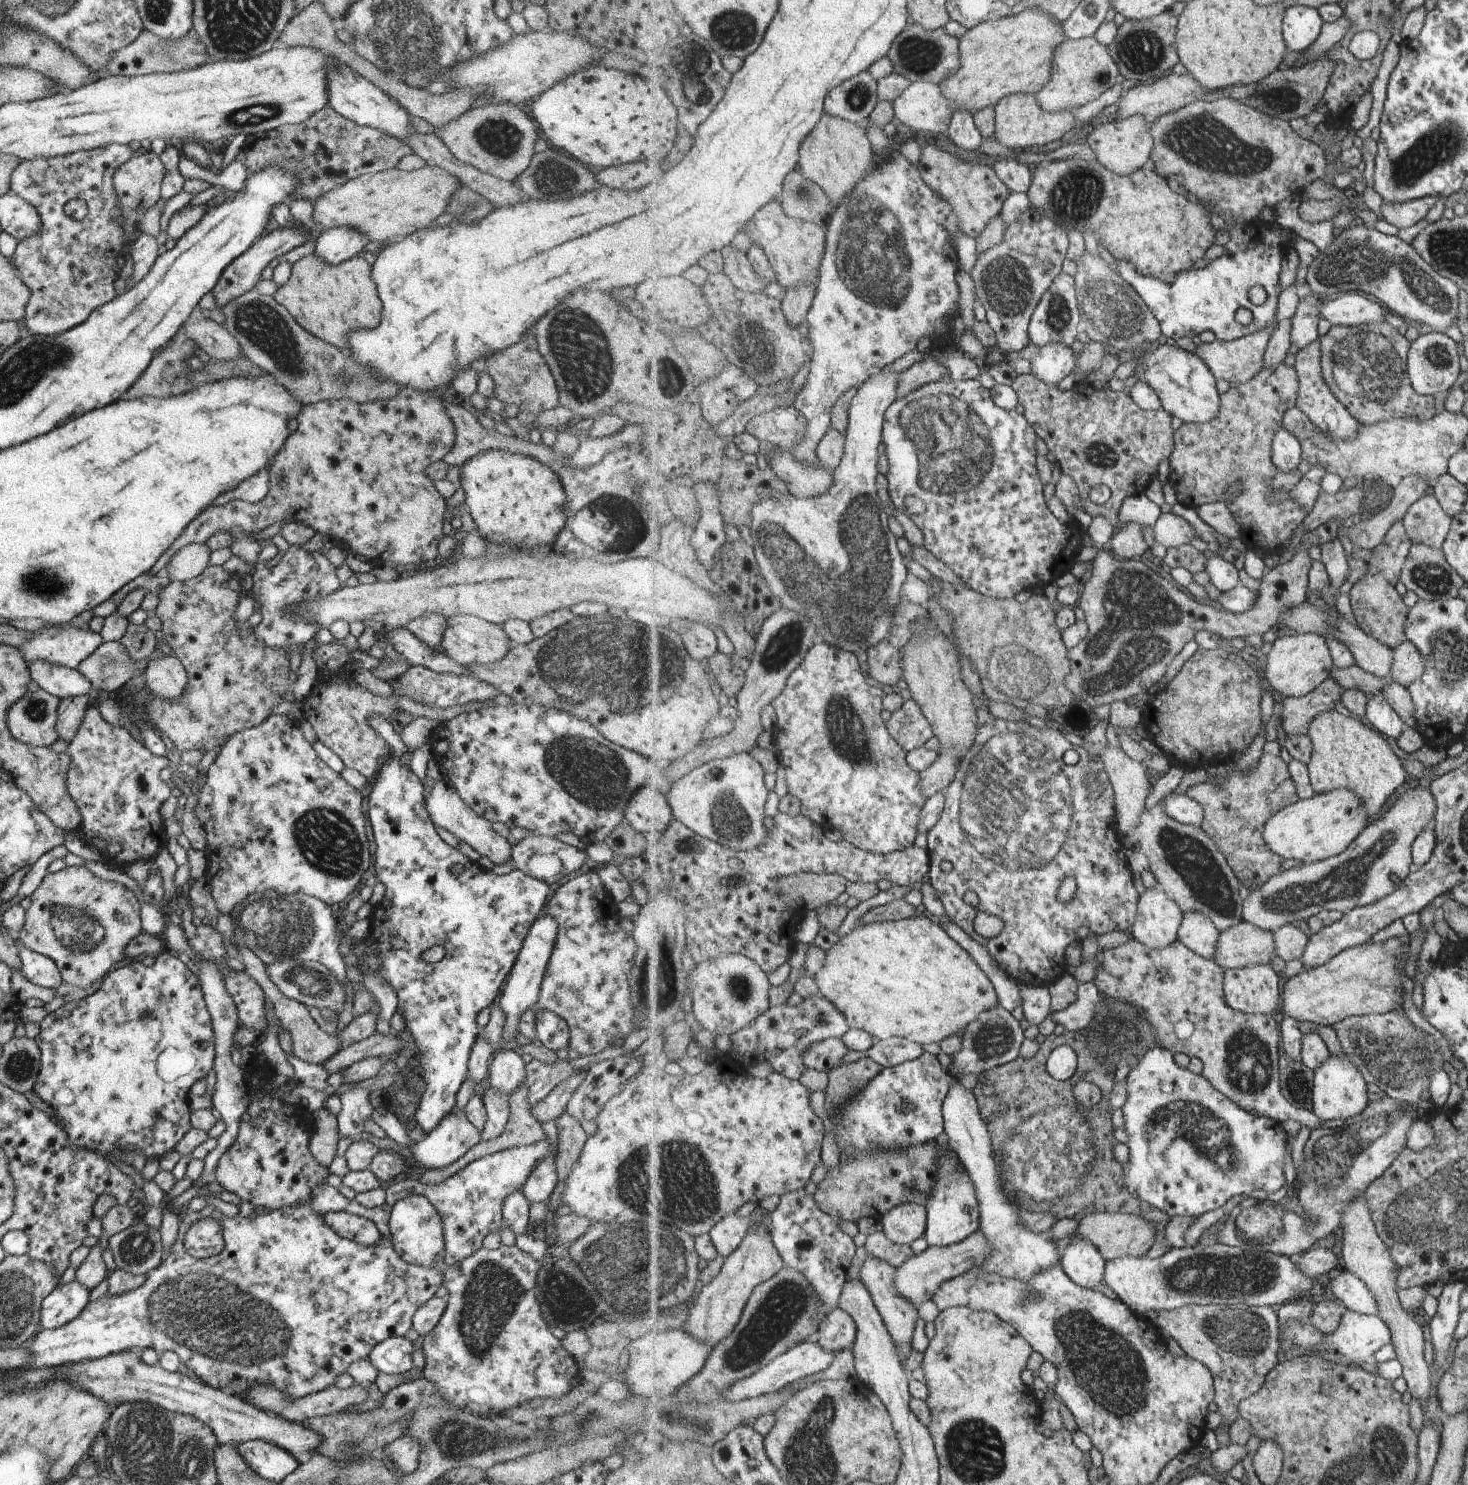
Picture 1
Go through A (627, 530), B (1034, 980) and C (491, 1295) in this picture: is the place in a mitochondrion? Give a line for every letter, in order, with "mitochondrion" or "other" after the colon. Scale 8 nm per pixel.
A: mitochondrion
B: other
C: mitochondrion

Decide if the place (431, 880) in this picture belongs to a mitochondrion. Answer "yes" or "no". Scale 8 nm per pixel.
no

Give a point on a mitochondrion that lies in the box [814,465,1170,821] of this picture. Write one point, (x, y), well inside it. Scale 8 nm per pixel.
(1016, 669)

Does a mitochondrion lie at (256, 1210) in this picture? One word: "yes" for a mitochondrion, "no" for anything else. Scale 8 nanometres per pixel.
no

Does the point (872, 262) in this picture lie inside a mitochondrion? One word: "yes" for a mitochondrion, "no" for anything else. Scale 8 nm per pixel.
yes

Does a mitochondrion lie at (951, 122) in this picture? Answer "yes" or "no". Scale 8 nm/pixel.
no

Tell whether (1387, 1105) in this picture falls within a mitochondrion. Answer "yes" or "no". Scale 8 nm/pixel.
yes

